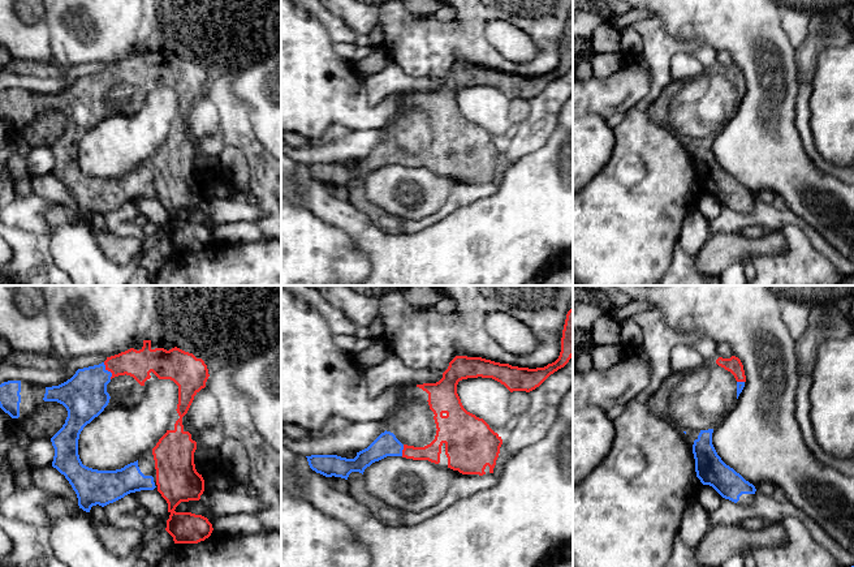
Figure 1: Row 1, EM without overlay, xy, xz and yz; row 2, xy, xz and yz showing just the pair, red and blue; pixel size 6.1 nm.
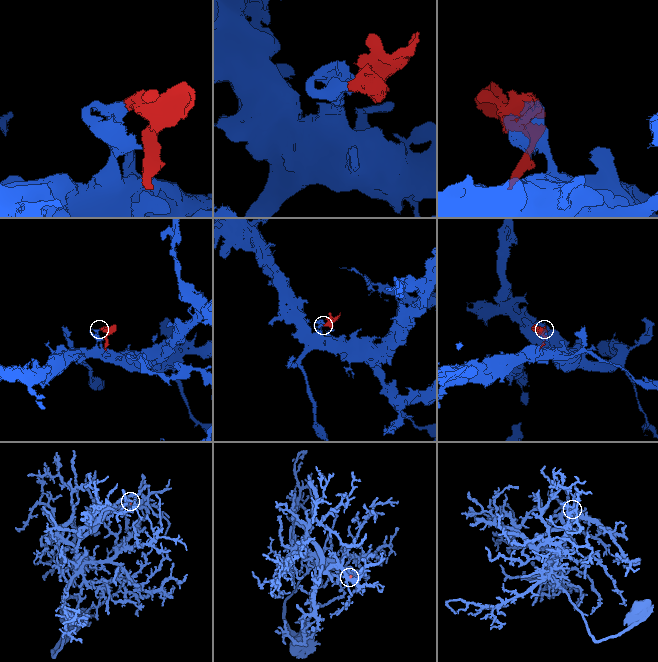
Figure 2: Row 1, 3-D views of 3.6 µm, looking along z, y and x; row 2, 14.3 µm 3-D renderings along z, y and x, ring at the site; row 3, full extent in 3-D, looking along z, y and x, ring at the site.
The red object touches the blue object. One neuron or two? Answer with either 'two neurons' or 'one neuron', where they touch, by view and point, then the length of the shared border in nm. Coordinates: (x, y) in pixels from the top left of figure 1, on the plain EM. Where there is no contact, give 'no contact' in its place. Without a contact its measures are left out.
one neuron | xy (108, 78) | 120 nm

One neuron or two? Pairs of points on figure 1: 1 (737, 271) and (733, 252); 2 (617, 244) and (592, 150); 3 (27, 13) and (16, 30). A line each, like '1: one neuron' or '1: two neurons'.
1: two neurons
2: two neurons
3: two neurons

